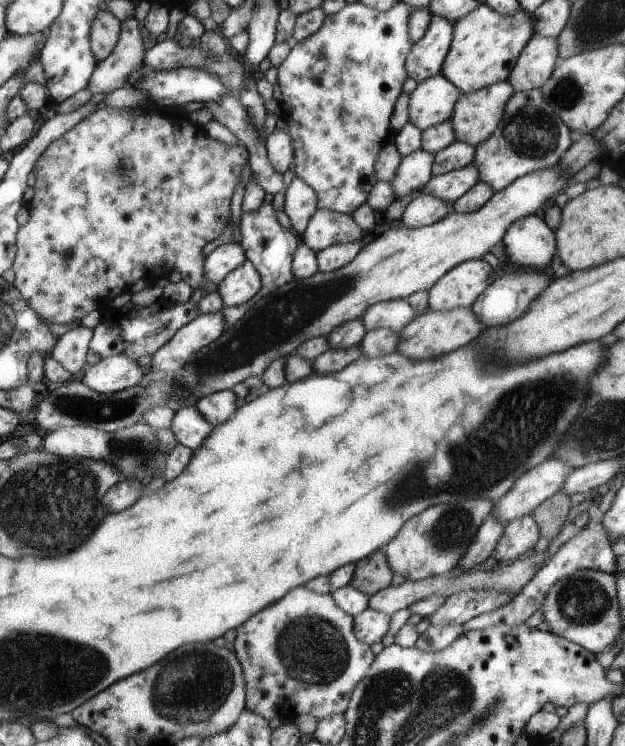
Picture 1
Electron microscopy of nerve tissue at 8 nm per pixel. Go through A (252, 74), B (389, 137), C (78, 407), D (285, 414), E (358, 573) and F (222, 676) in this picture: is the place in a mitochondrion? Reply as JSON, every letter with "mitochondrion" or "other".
{"A":"other","B":"other","C":"mitochondrion","D":"other","E":"other","F":"mitochondrion"}

